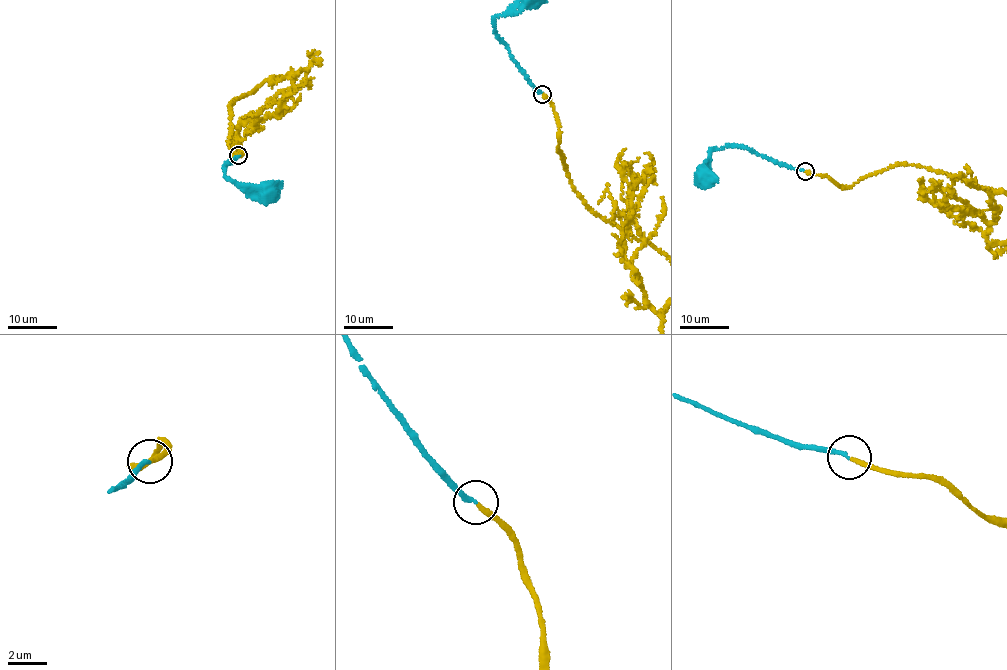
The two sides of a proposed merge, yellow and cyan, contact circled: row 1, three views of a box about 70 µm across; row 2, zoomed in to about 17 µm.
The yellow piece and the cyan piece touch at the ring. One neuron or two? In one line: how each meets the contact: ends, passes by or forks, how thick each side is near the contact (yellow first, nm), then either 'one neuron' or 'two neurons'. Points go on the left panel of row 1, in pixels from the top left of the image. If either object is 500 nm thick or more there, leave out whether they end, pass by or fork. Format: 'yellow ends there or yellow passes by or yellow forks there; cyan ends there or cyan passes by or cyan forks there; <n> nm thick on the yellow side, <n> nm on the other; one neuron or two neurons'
yellow ends there; cyan ends there; 240 nm thick on the yellow side, 240 nm on the other; one neuron

